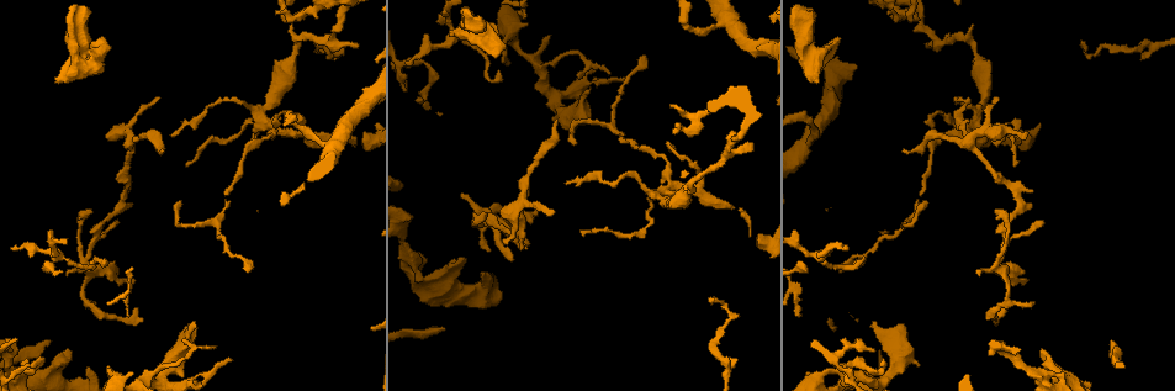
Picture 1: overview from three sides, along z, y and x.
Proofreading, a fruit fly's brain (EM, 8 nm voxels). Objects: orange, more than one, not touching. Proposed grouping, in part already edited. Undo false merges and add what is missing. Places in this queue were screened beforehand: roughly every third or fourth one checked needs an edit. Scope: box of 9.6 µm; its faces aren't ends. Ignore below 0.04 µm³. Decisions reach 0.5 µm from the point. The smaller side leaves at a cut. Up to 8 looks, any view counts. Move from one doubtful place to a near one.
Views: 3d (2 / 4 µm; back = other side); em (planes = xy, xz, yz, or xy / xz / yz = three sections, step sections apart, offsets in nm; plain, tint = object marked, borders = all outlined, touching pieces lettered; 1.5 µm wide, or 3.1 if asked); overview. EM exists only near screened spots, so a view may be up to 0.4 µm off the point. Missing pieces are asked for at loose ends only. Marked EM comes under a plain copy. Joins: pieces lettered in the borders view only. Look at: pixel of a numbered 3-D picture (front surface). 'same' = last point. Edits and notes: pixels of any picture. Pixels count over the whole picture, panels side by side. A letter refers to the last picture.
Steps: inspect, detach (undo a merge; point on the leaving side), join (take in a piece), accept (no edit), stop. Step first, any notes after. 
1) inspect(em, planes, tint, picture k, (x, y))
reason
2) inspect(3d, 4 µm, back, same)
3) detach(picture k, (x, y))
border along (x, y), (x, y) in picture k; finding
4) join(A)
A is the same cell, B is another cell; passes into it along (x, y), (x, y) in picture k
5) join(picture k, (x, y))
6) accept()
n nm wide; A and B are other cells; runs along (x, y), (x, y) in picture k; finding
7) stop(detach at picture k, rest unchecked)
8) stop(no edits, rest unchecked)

inspect(3d, 2 µm, back, picture 1, (1041, 351))

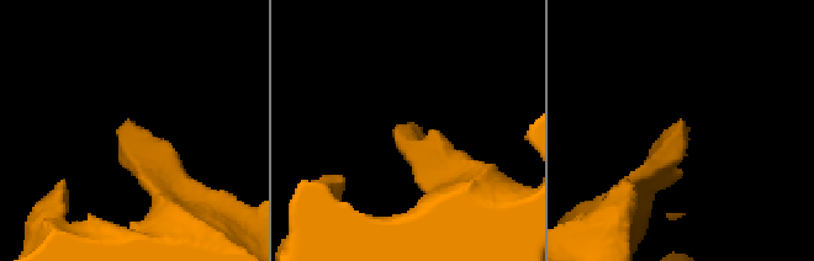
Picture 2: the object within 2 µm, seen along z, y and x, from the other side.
inspect(em, yz, step 8, tint, picture 2, (405, 125))

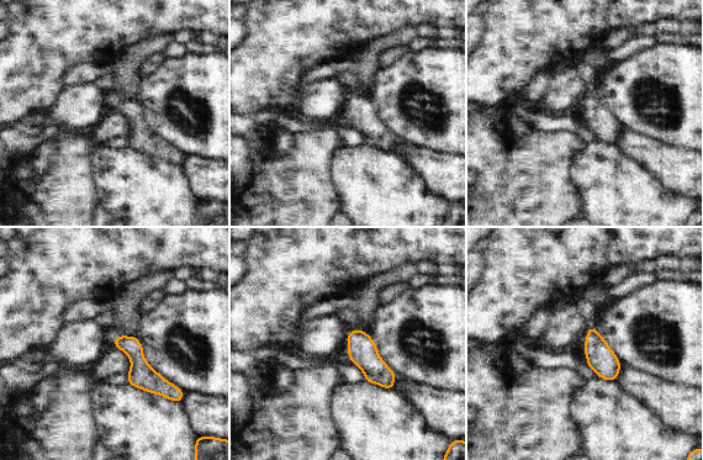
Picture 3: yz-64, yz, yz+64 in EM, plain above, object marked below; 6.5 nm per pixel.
inspect(em, yz, step 8, borders, same)
see the neighbours

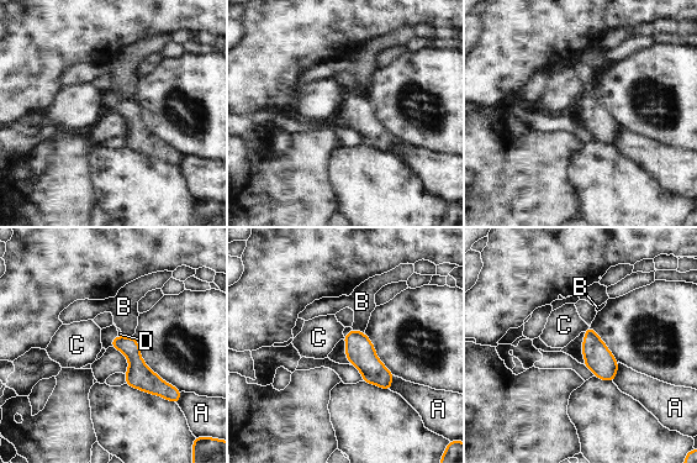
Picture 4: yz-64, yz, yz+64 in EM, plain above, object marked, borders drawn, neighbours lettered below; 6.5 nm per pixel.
accept()
A, B, C and D are other cells; runs along (117, 340), (163, 393) in picture 4; no lettered piece goes on from it

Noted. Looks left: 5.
inspect(3d, 4 µm, picture 1, (818, 81))

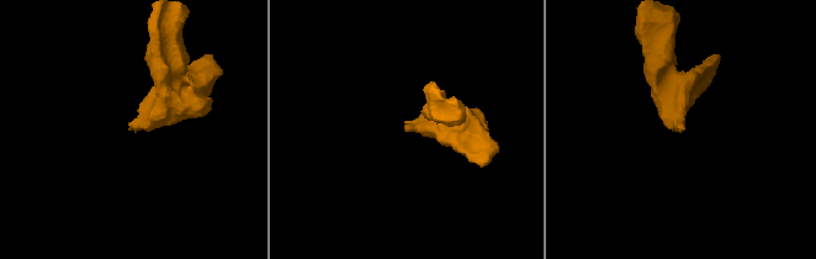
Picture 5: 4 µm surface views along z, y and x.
inspect(em, yz, step 4, tint, picture 5, (682, 127))
now the EM

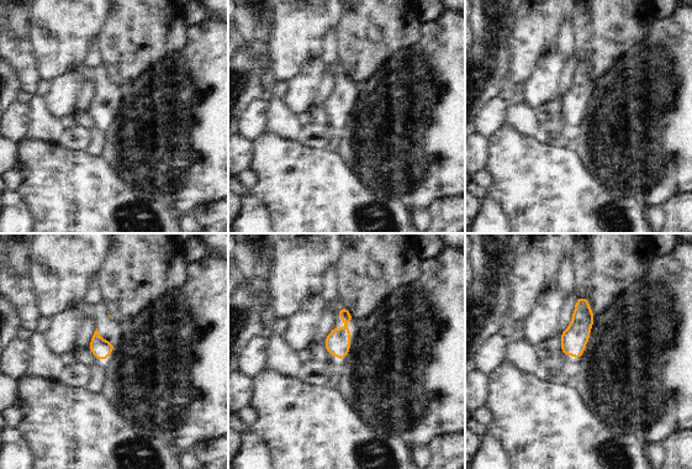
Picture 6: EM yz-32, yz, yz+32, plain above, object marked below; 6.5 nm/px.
inspect(em, planes, borders, same)
another direction

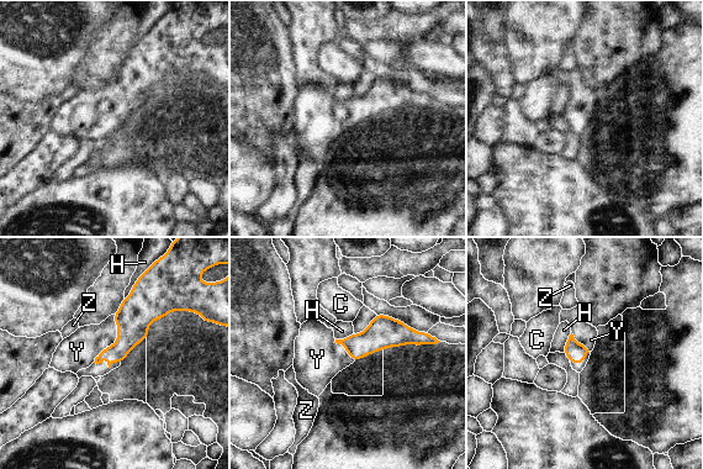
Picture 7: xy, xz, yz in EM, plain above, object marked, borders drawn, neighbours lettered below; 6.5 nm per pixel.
join(picture 7, (80, 348))
120 nm wide; Y is the same cell, C, H and Z are other cells; passes into it along (139, 309), (117, 340), (80, 348) in picture 7; the neuron continues

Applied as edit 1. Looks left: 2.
stop(join at picture 7, rest unchecked)

